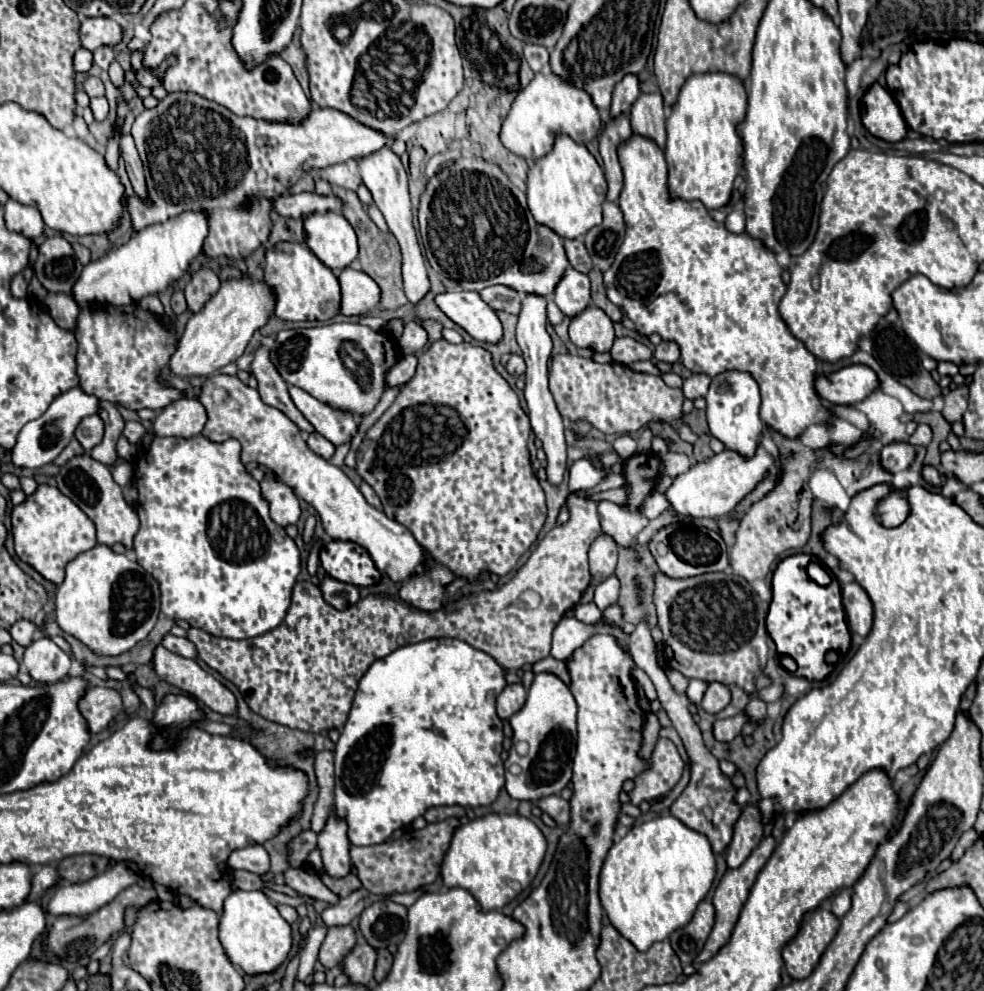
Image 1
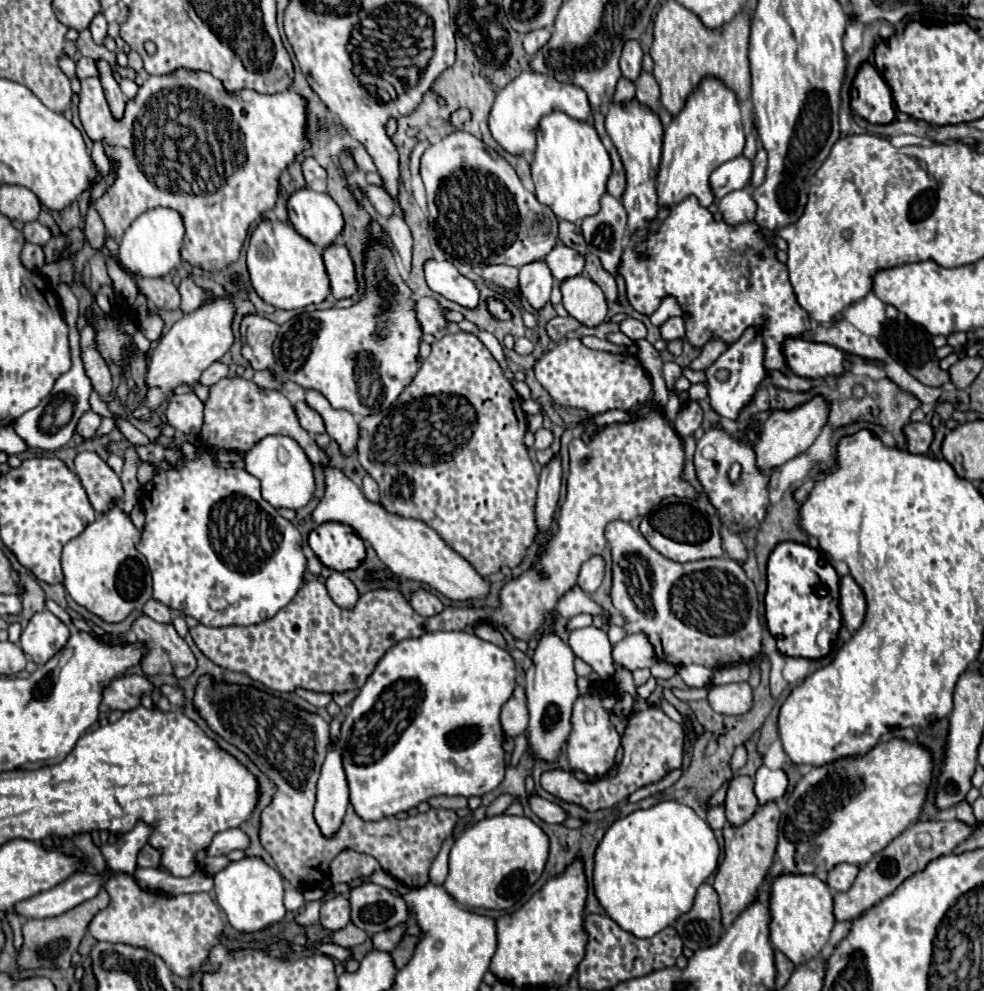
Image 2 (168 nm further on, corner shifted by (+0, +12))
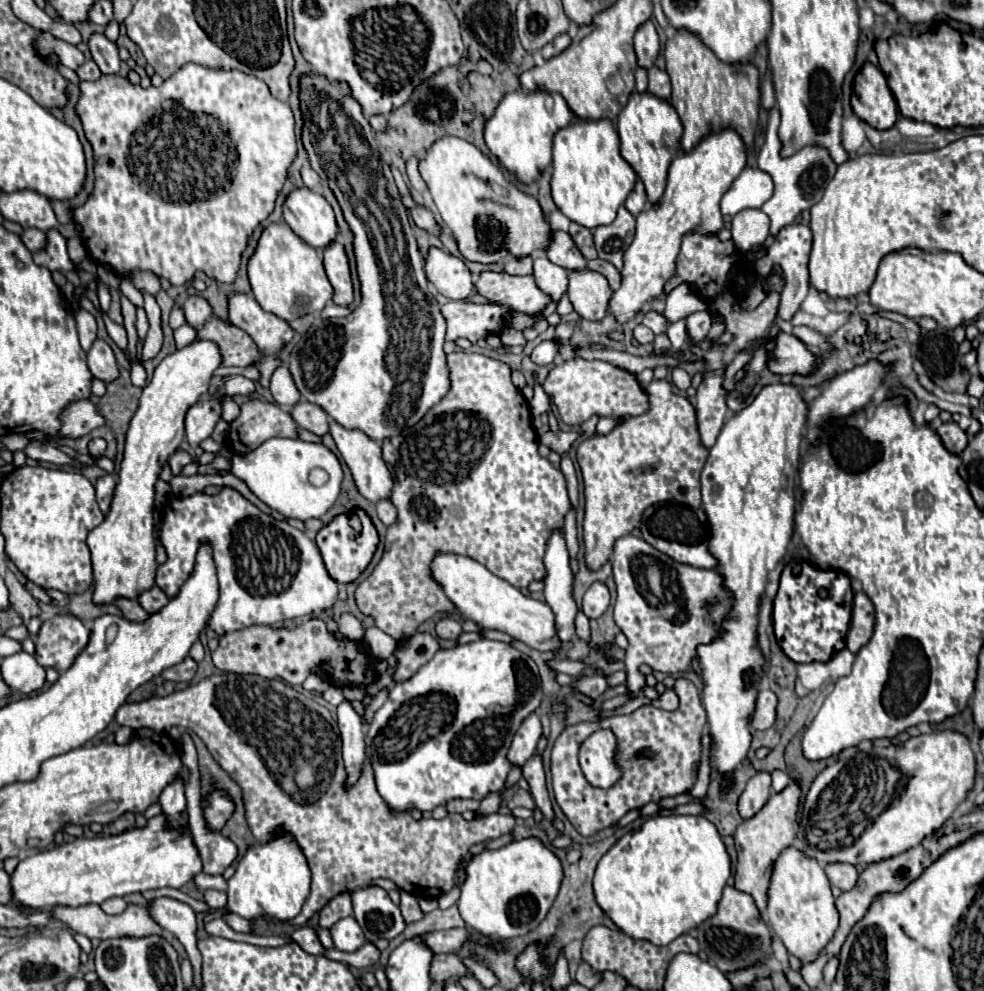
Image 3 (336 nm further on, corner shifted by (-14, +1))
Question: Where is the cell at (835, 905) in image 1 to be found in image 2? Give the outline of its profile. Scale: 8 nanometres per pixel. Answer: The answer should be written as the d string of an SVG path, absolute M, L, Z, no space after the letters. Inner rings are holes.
M838 864L828 872L828 886L834 892L844 892L852 886L854 878L858 874L858 866L854 864Z

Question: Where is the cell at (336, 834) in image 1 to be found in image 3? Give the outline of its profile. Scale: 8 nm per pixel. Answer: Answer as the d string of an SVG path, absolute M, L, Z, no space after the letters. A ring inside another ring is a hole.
M348 701L338 705L338 727L342 737L342 759L346 767L346 783L344 787L356 785L364 769L364 725L362 717L350 707Z

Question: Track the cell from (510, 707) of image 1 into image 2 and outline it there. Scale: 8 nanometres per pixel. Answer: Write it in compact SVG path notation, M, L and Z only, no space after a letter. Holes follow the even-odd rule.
M518 684L514 688L514 694L510 696L510 700L502 706L502 714L500 714L500 724L506 736L516 738L520 734L526 732L526 694L524 688Z

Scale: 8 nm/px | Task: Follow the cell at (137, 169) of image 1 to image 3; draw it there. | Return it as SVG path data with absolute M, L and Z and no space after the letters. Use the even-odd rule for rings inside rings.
M94 33L90 37L90 53L96 65L104 75L118 75L120 73L120 59L118 59L118 49L112 41L108 41L104 35Z

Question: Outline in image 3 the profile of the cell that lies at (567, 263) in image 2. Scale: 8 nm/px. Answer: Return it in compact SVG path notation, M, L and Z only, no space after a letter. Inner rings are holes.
M556 231L552 247L546 251L548 259L566 271L584 271L586 269L586 259L578 251L578 247L572 243L572 237L568 233Z

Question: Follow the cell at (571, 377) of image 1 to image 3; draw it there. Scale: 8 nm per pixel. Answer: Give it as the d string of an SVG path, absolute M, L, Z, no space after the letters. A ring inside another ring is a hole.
M574 357L572 361L562 361L554 365L554 369L548 373L542 387L550 395L554 405L558 407L560 419L568 425L580 425L588 421L592 415L612 417L612 419L642 415L650 407L648 393L640 385L634 373L600 359L586 361L586 359Z

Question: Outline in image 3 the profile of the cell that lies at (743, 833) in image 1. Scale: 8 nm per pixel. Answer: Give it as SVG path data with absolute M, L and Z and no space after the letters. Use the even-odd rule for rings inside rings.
M756 773L748 783L746 789L742 791L740 799L738 799L738 813L742 815L742 819L750 819L754 817L770 799L770 775L768 773Z

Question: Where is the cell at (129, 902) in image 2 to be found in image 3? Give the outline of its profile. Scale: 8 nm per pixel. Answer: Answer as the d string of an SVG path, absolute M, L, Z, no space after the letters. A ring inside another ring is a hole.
M150 903L144 905L128 905L120 915L106 915L98 905L82 905L82 907L54 907L54 919L66 923L74 933L82 933L90 939L118 939L118 937L162 937L162 927L152 919Z

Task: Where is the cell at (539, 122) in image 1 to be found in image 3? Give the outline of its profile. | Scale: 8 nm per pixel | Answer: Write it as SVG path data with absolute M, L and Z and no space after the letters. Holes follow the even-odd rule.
M514 91L508 93L500 105L496 107L496 113L492 115L492 119L488 119L486 129L484 129L484 139L486 145L490 147L490 151L500 159L502 167L512 171L520 181L530 183L534 181L546 165L552 163L552 135L560 129L570 125L574 119L572 109L568 107L568 103L564 101L564 97L560 93L550 93L550 91Z

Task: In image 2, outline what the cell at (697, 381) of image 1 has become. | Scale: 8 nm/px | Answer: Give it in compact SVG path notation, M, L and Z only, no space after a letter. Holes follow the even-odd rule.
M714 336L710 342L706 342L706 344L702 346L700 356L690 364L690 368L694 368L694 370L708 370L708 366L710 366L726 348L728 348L728 344L726 344L724 340L718 340L718 338Z

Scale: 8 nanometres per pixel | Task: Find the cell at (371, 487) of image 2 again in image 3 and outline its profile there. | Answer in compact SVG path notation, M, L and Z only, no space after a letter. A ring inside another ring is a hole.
M380 499L380 501L376 503L376 507L378 507L378 517L380 517L380 521L382 521L386 527L396 521L396 507L392 505L390 499Z

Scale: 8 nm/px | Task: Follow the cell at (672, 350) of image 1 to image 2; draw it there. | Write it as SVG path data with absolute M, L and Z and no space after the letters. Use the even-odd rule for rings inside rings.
M676 316L676 318L670 318L664 322L664 326L660 326L662 330L662 338L664 340L676 340L676 338L682 338L686 334L686 326L684 326L684 318L682 316Z

